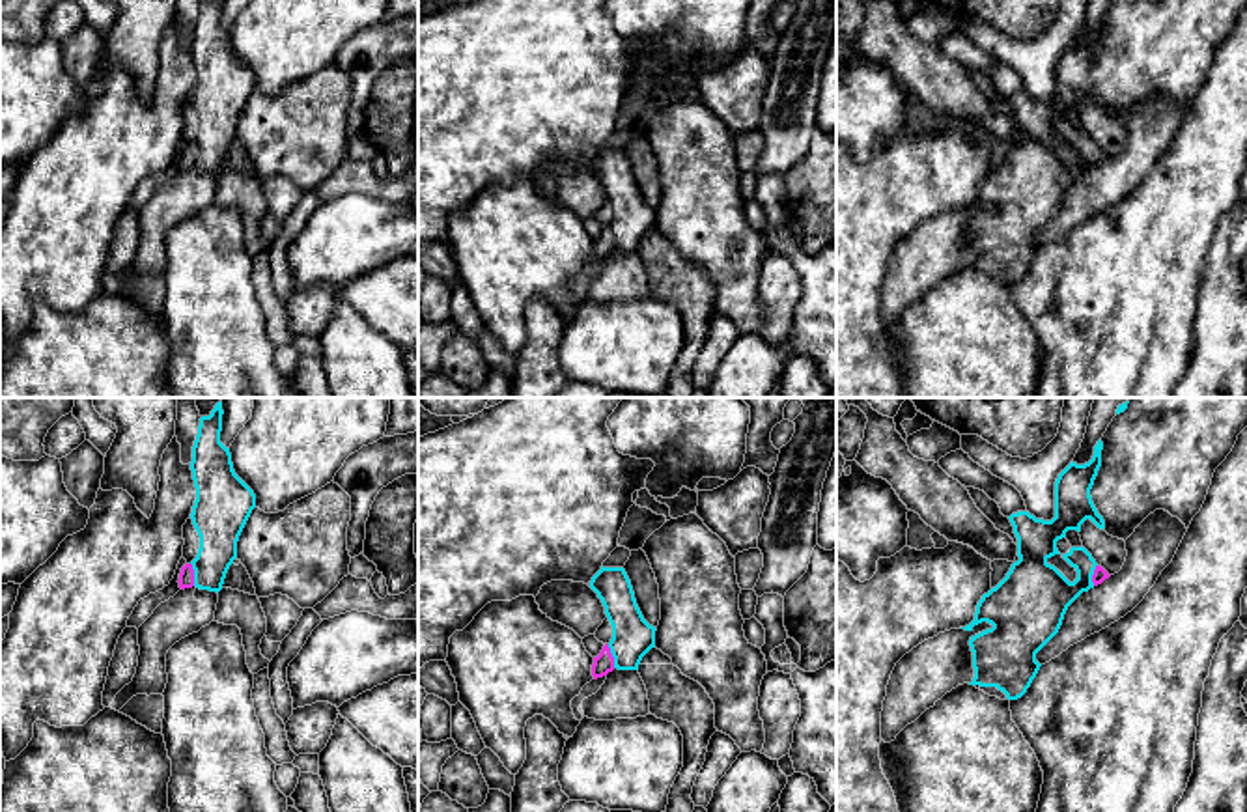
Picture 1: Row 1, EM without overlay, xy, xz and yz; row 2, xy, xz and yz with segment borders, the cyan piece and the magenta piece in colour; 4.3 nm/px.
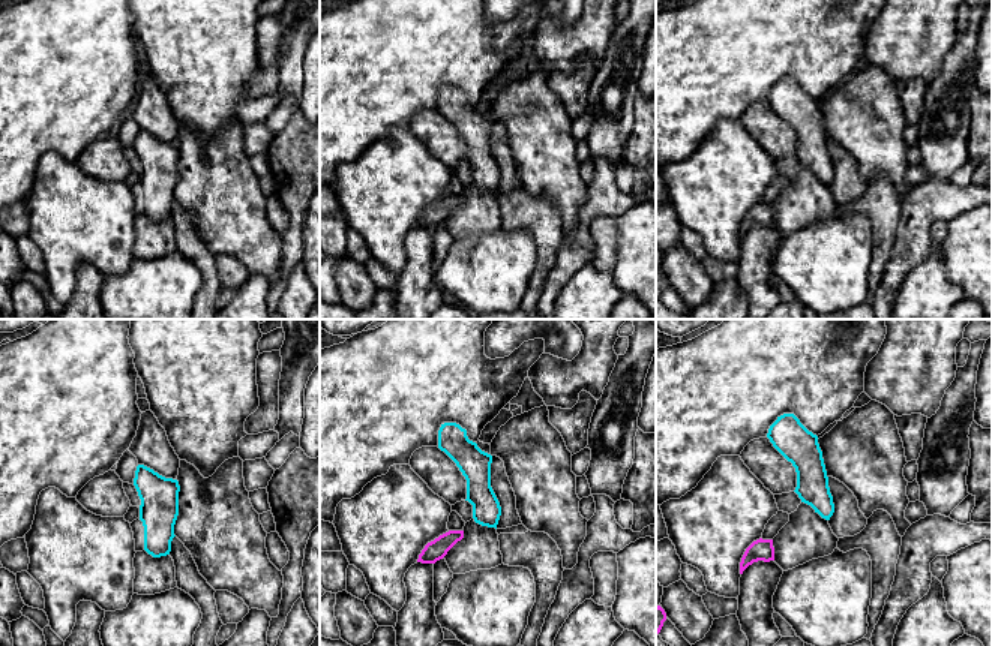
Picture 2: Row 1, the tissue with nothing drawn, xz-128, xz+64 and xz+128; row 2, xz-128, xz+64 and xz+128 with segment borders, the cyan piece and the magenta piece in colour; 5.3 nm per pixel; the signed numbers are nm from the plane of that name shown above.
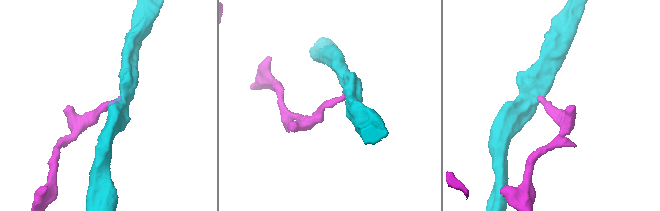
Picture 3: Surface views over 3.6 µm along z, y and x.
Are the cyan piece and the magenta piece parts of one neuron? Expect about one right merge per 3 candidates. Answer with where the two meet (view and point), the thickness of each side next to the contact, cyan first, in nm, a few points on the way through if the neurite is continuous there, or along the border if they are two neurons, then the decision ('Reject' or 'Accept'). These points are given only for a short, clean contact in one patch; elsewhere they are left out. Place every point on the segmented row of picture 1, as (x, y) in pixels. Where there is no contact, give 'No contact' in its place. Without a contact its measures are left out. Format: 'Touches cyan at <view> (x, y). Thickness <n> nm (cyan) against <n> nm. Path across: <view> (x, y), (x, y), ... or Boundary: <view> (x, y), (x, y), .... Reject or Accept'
Touches cyan at xz (613, 656). Thickness 180 nm (cyan) against 90 nm. Boundary: xz (607, 644), (615, 667). Reject

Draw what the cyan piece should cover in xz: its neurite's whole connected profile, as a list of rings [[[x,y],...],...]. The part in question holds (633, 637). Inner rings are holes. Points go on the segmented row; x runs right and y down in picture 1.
[[[601,566],[590,588],[601,599],[612,625],[609,648],[614,668],[638,670],[642,657],[655,648],[657,629],[644,620],[625,569]]]

